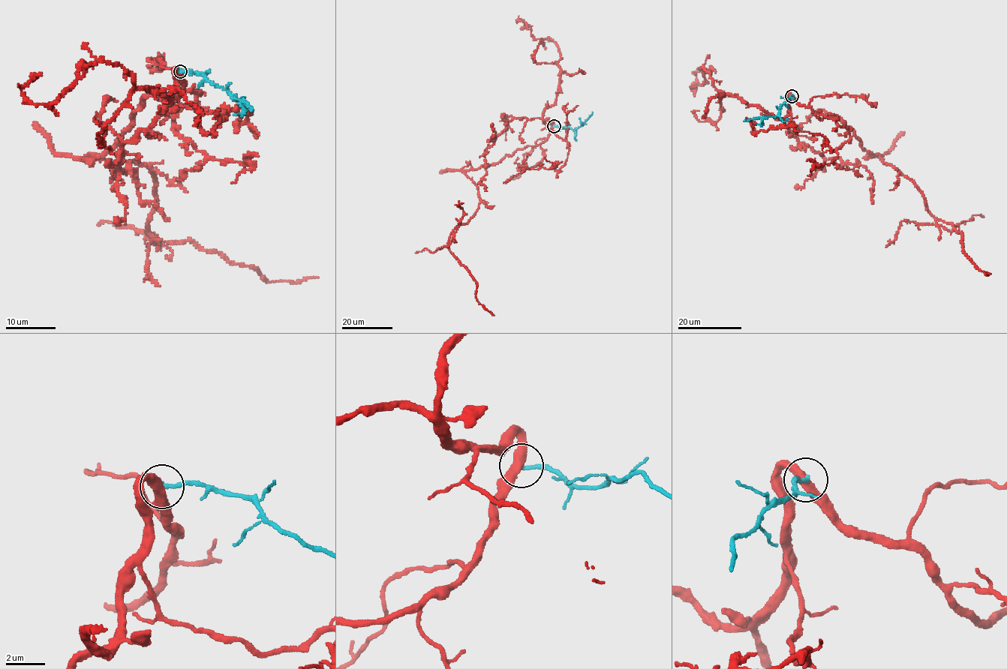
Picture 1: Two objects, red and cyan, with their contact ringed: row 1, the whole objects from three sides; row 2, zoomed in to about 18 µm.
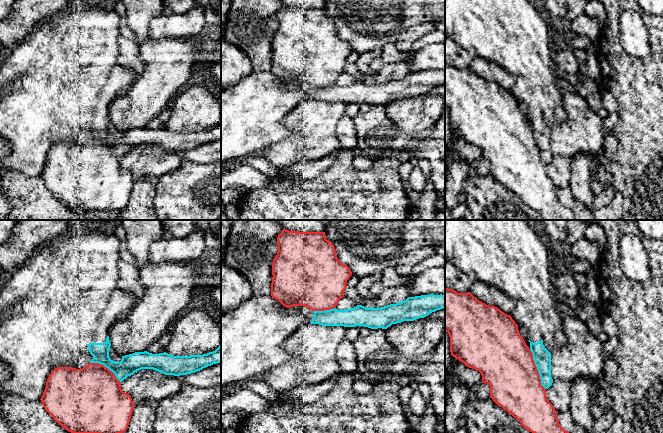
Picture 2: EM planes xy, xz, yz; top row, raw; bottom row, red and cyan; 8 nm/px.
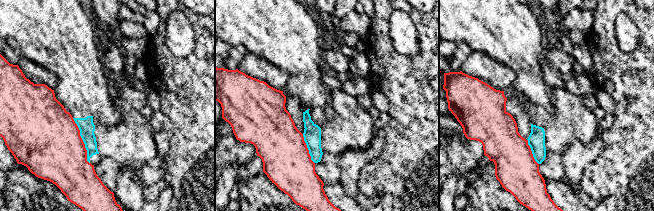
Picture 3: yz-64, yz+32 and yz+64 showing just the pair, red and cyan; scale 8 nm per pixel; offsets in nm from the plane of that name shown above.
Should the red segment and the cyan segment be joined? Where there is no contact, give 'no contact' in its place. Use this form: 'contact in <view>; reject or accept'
contact in yz; reject

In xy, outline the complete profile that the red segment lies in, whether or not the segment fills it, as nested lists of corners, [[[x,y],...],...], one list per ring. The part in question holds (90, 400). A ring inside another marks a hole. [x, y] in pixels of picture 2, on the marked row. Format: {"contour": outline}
{"contour": [[[89,363],[82,369],[76,369],[72,367],[58,367],[55,368],[49,375],[45,390],[40,400],[43,407],[54,418],[54,420],[71,433],[123,433],[128,428],[130,418],[134,409],[134,403],[131,396],[122,391],[120,383],[121,382],[116,378],[115,374],[112,371],[99,363]]]}

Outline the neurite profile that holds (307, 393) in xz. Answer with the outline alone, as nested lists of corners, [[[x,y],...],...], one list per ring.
[[[331,377],[320,384],[303,384],[287,391],[285,395],[297,398],[304,404],[316,402],[333,388],[337,377]]]

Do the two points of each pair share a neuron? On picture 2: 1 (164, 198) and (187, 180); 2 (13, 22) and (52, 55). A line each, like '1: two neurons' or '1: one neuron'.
1: one neuron
2: two neurons

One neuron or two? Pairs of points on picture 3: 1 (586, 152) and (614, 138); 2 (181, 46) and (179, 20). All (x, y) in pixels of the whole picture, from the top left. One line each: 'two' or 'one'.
1: two
2: one

